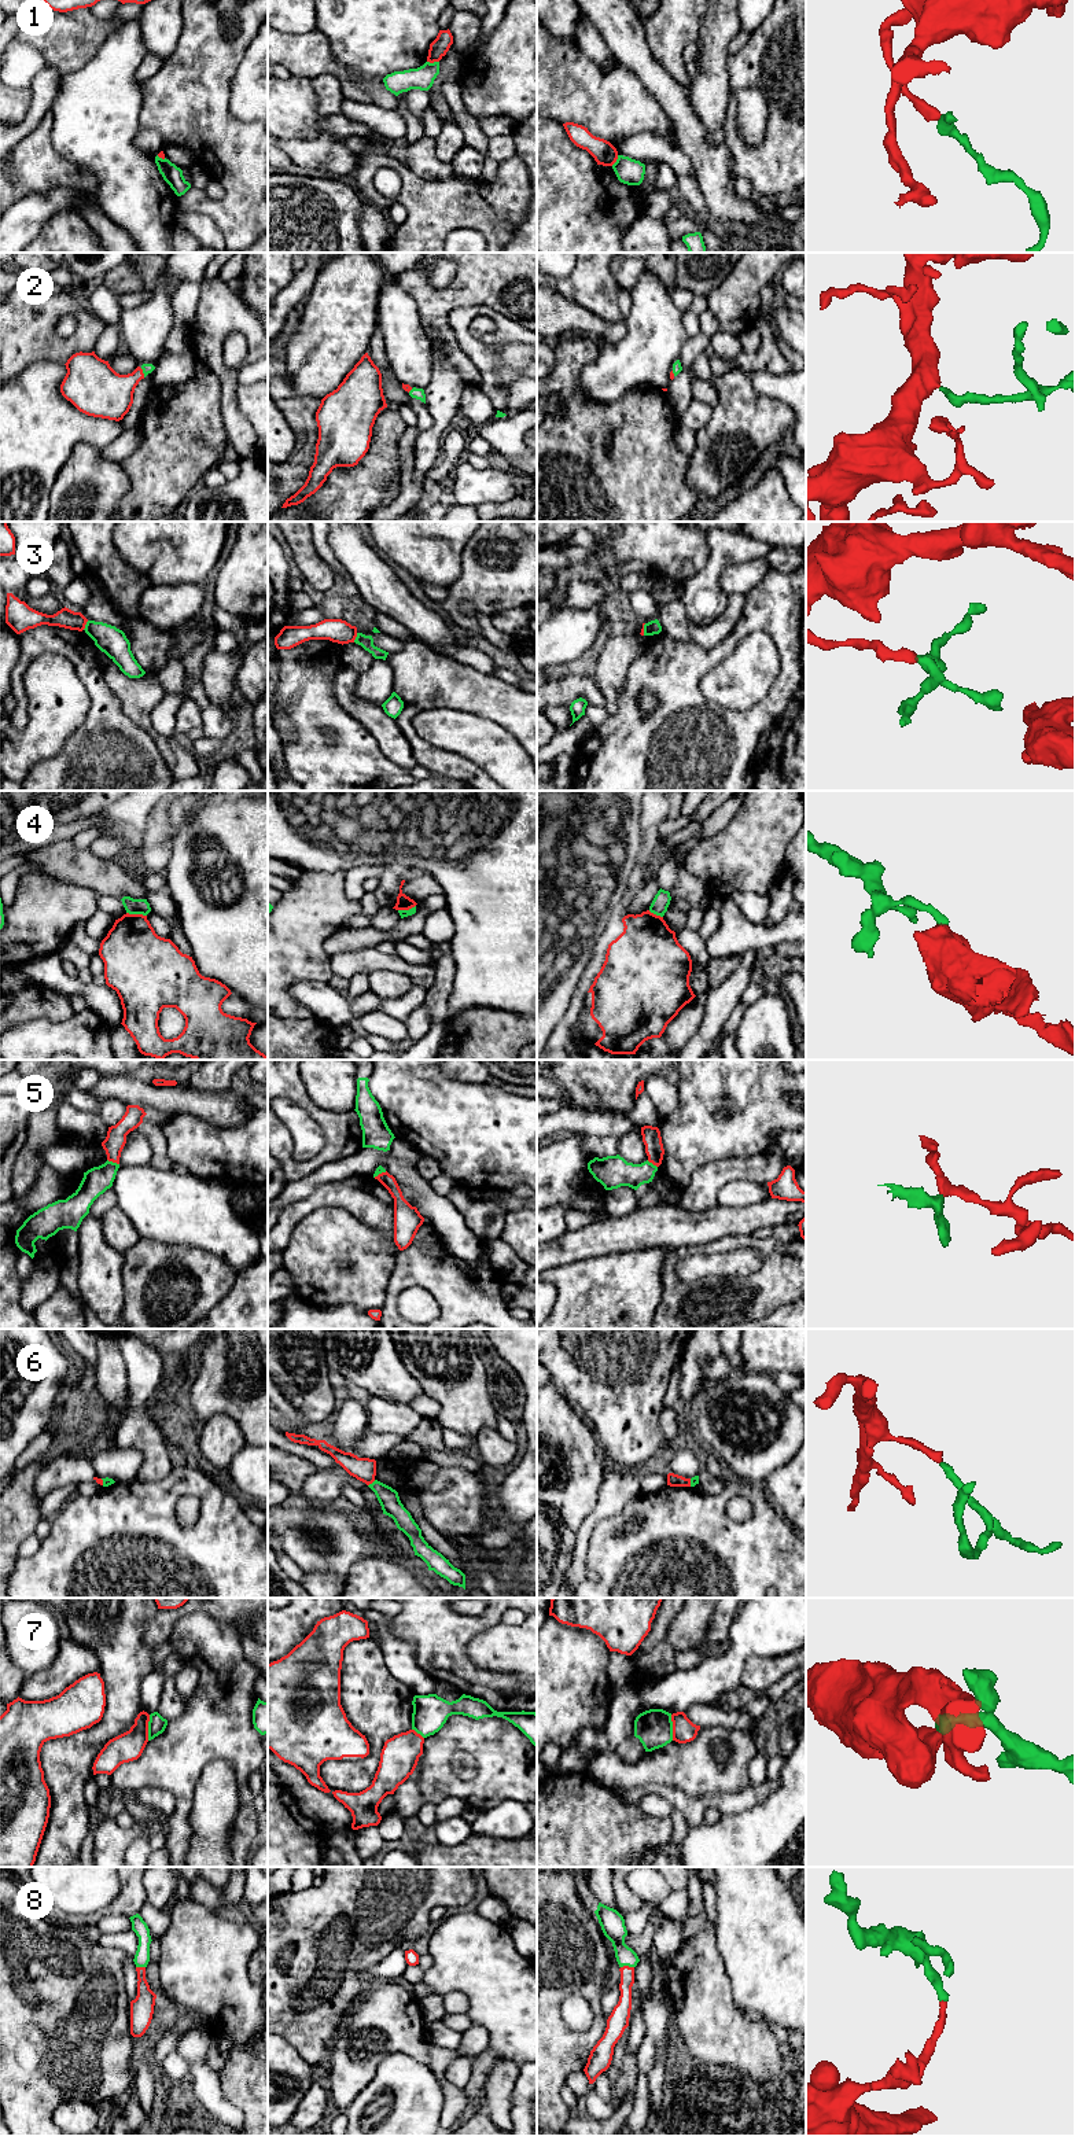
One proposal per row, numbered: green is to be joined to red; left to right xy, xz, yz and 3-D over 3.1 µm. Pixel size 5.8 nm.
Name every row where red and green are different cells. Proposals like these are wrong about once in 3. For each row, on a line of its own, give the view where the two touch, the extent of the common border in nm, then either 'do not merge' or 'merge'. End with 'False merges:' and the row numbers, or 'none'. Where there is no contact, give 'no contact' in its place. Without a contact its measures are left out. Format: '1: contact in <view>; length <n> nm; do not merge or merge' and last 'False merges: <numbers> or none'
1: contact in xz; length 70 nm; do not merge
2: contact in xy; length 60 nm; merge
3: contact in xy; length 70 nm; do not merge
4: contact in xy; length 120 nm; do not merge
5: contact in xy; length 80 nm; do not merge
6: contact in xz; length 60 nm; do not merge
7: contact in xy; length 150 nm; do not merge
8: contact in yz; length 80 nm; merge
False merges: 1, 3, 4, 5, 6, 7

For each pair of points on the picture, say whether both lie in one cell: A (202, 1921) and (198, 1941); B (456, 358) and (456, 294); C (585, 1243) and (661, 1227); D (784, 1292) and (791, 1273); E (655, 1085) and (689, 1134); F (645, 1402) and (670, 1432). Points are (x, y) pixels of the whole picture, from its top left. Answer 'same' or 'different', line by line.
A: same
B: same
C: same
D: same
E: different
F: different

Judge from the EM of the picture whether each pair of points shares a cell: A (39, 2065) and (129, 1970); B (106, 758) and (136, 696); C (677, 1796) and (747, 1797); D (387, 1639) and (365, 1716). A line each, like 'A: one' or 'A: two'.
A: two
B: two
C: one
D: two

